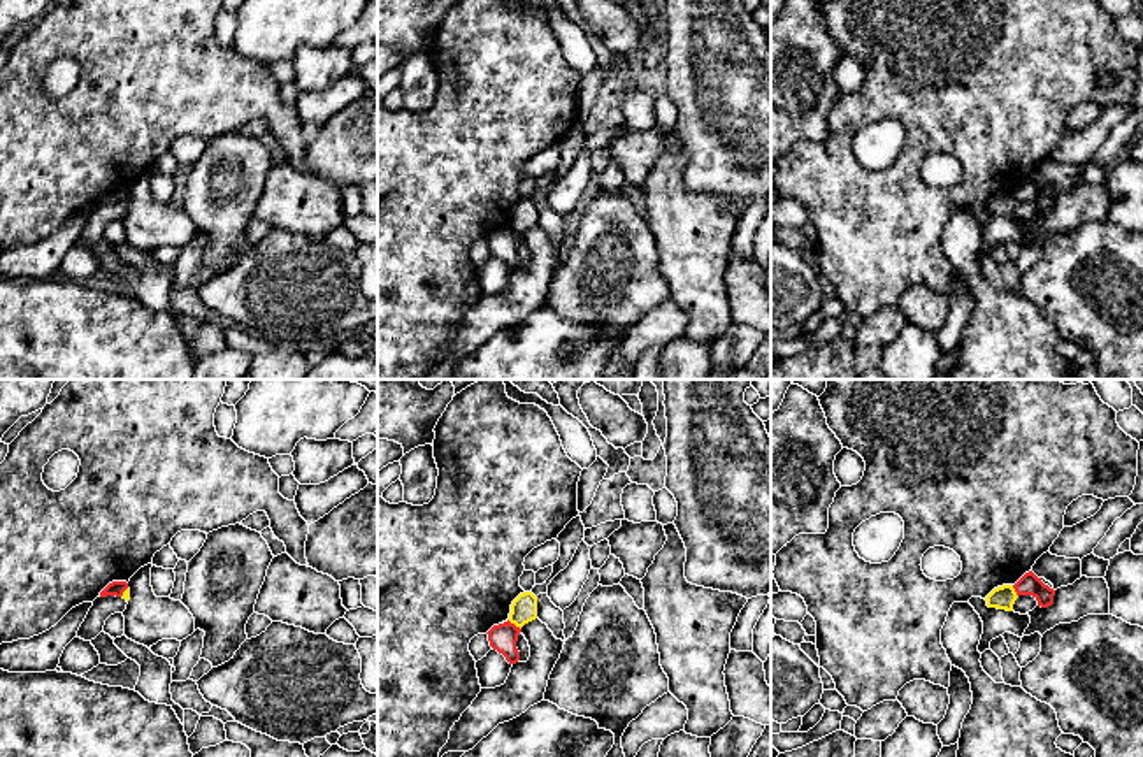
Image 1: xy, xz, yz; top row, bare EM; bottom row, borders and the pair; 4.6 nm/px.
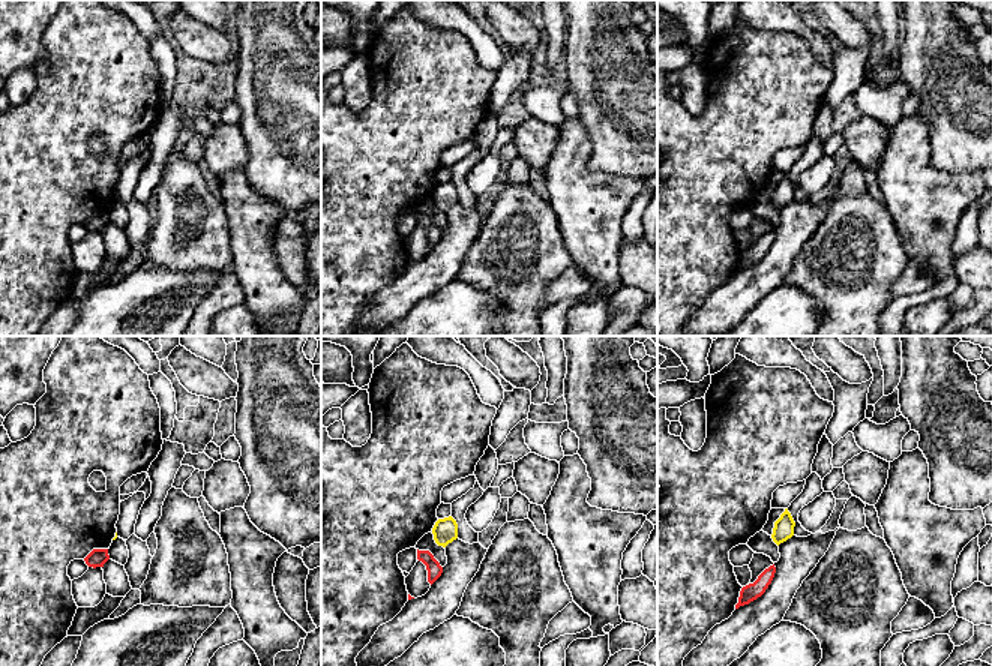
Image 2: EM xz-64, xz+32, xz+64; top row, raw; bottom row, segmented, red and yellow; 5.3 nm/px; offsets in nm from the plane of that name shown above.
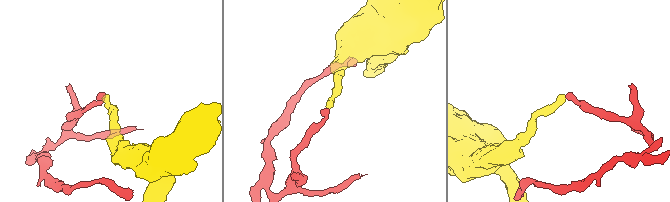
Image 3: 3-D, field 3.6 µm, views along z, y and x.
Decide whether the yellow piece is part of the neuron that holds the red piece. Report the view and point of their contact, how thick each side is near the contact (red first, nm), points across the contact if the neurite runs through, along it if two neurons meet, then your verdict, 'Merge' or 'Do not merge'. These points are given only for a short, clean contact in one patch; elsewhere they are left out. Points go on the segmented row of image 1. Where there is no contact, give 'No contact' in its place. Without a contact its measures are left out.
Touches red at xz (513, 624). Thickness 130 nm (red) against 120 nm. Boundary: xz (508, 619), (520, 629). Do not merge

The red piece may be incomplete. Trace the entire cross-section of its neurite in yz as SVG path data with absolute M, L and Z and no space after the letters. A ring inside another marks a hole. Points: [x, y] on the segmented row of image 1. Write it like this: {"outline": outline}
{"outline": "M1032 571L1025 573L1013 588L1017 595L1032 595L1041 608L1053 604L1055 590L1045 585Z"}

